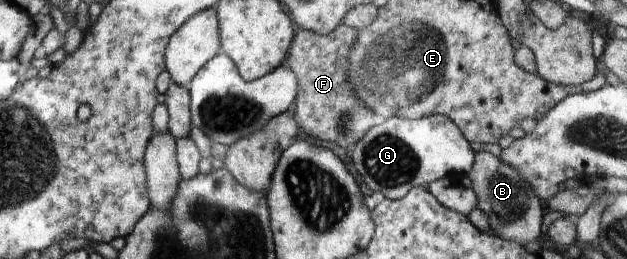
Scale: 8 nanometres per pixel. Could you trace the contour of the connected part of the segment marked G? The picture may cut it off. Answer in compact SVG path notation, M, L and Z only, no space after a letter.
M441 114L419 119L401 119L395 115L367 131L367 135L351 149L353 165L367 187L383 193L390 200L401 199L411 188L427 187L447 175L469 175L476 154L457 125Z

